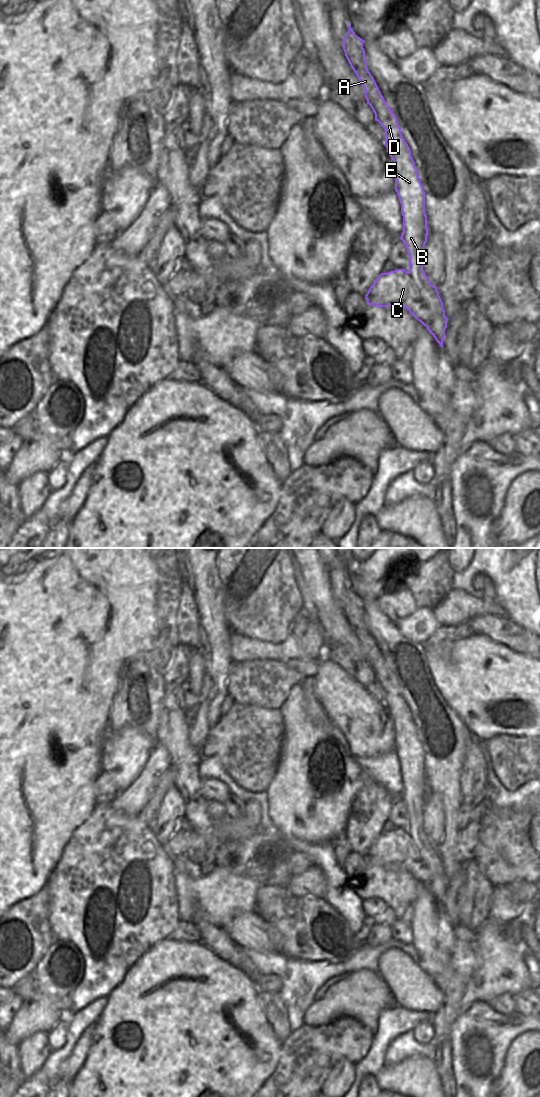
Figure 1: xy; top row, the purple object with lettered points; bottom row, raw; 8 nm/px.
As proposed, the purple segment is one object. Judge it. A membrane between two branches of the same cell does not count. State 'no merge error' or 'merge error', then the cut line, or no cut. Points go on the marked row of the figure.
merge error | xy (408, 272), (423, 303), (430, 312), (432, 314), (444, 315)

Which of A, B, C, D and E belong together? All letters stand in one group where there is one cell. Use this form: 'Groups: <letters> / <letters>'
Groups: A B D E / C

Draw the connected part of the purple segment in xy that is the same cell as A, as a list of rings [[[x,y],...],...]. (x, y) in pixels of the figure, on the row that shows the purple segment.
[[[349,22],[349,30],[343,38],[343,50],[345,56],[361,82],[365,90],[365,98],[375,114],[375,121],[378,121],[385,130],[385,146],[395,168],[395,190],[401,204],[403,216],[403,232],[400,239],[403,241],[409,254],[409,273],[417,286],[425,306],[431,310],[432,315],[445,315],[443,302],[439,296],[437,287],[432,285],[423,270],[423,254],[427,242],[428,228],[427,216],[425,214],[425,192],[417,174],[415,162],[411,156],[411,150],[401,134],[401,128],[393,111],[385,102],[373,76],[367,68],[365,60],[364,40],[358,37]]]

